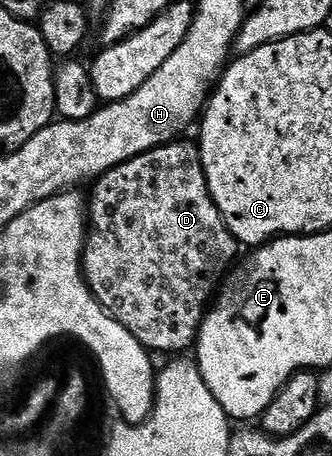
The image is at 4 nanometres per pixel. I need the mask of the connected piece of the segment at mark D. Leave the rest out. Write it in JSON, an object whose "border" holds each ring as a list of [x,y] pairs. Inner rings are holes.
{"border":[[[184,141],[148,150],[107,170],[95,179],[92,199],[89,197],[86,202],[82,273],[88,291],[111,318],[118,320],[130,336],[142,343],[145,350],[172,354],[168,356],[179,355],[176,354],[179,350],[193,349],[205,313],[222,279],[237,261],[238,249],[236,237],[229,232],[208,191],[200,147]]]}

